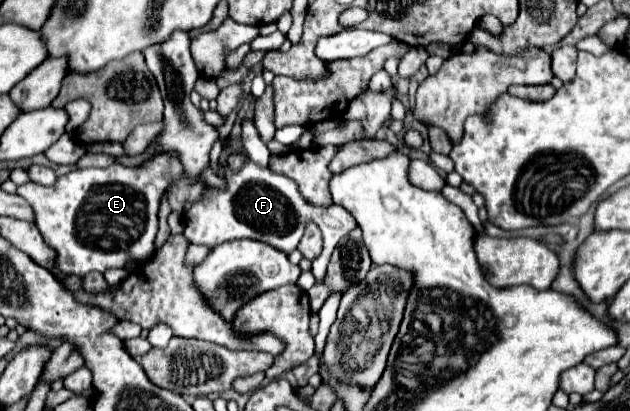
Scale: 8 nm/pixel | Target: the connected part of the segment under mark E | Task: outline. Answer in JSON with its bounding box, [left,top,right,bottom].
[18,150,184,276]

